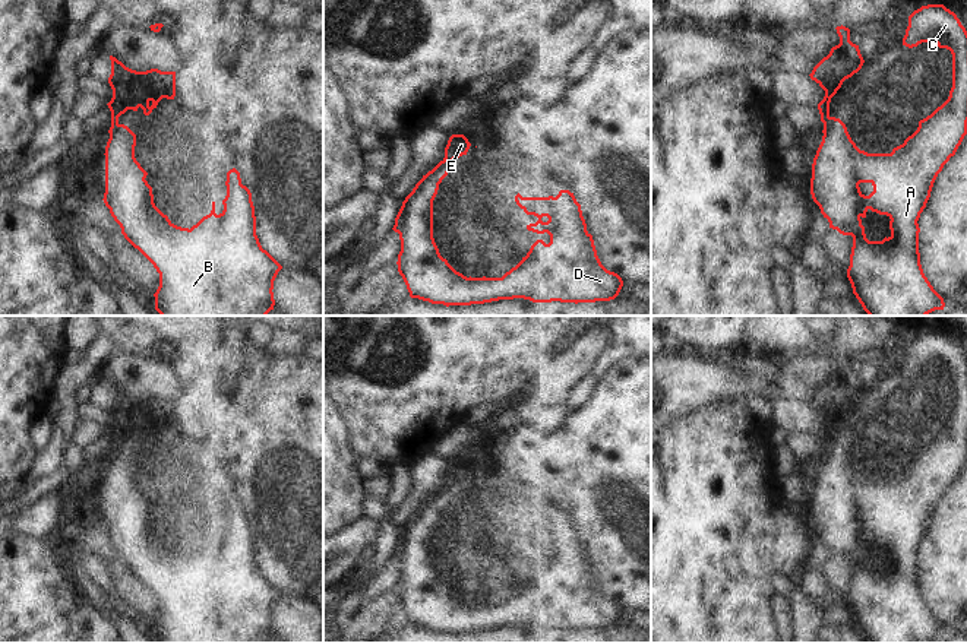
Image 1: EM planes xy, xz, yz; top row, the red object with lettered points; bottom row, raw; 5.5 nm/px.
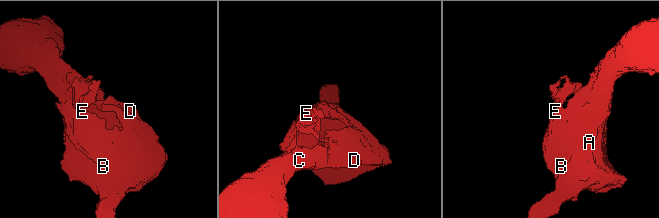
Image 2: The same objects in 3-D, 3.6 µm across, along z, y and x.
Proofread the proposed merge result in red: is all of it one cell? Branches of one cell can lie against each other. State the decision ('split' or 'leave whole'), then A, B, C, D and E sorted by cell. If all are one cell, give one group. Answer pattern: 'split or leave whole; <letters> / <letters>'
split; A B C D / E

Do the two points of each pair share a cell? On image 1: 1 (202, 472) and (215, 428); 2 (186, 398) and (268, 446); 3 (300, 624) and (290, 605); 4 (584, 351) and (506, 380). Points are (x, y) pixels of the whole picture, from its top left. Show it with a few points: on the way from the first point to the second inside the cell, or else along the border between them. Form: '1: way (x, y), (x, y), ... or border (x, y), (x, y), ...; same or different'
1: border (173, 427), (199, 444); different
2: way (207, 418), (239, 421), (247, 425); same
3: way (296, 620), (290, 610); same
4: border (574, 336), (546, 370), (539, 368), (524, 383); different

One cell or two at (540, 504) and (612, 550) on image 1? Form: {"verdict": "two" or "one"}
{"verdict": "two"}

